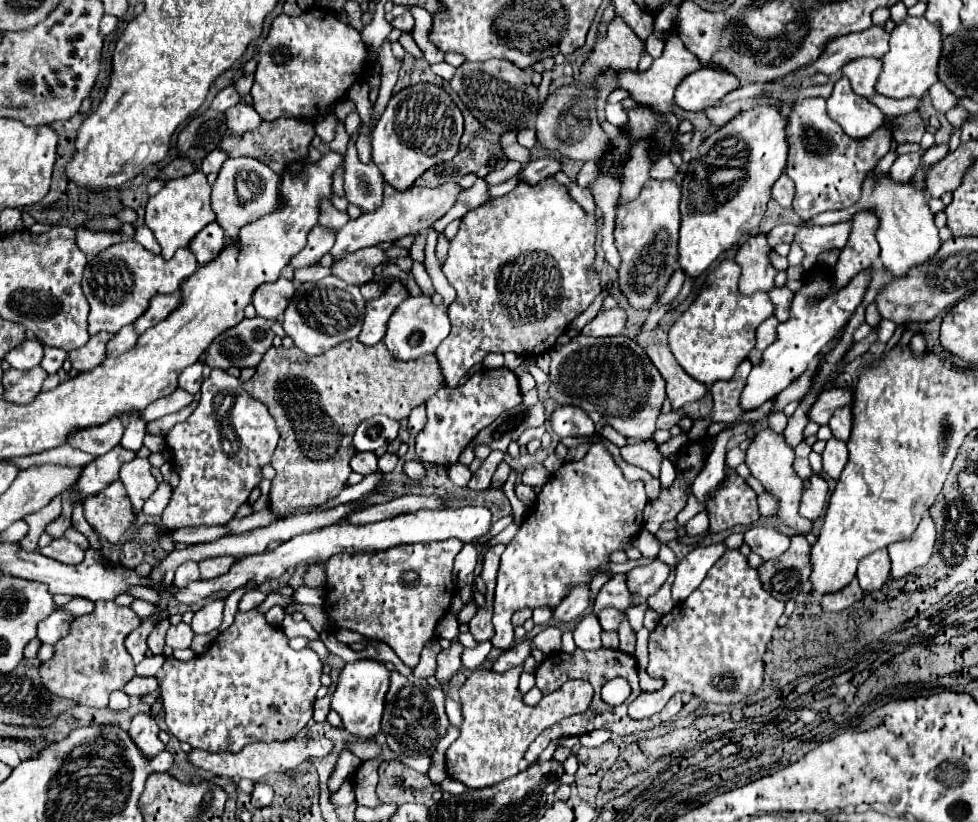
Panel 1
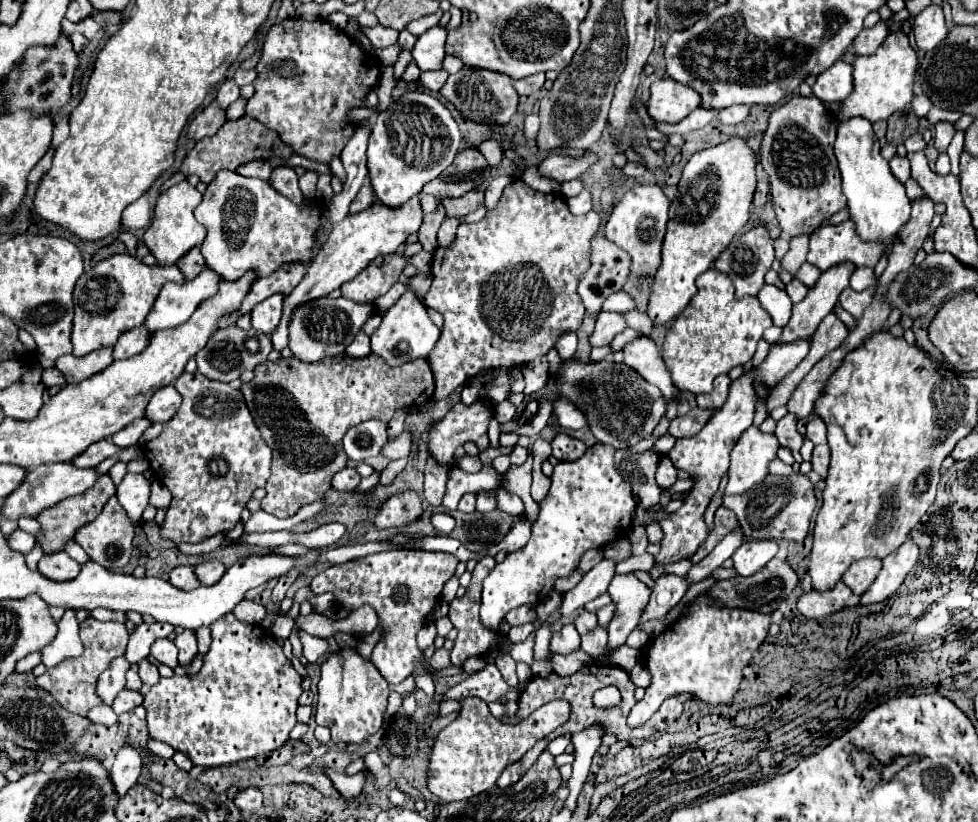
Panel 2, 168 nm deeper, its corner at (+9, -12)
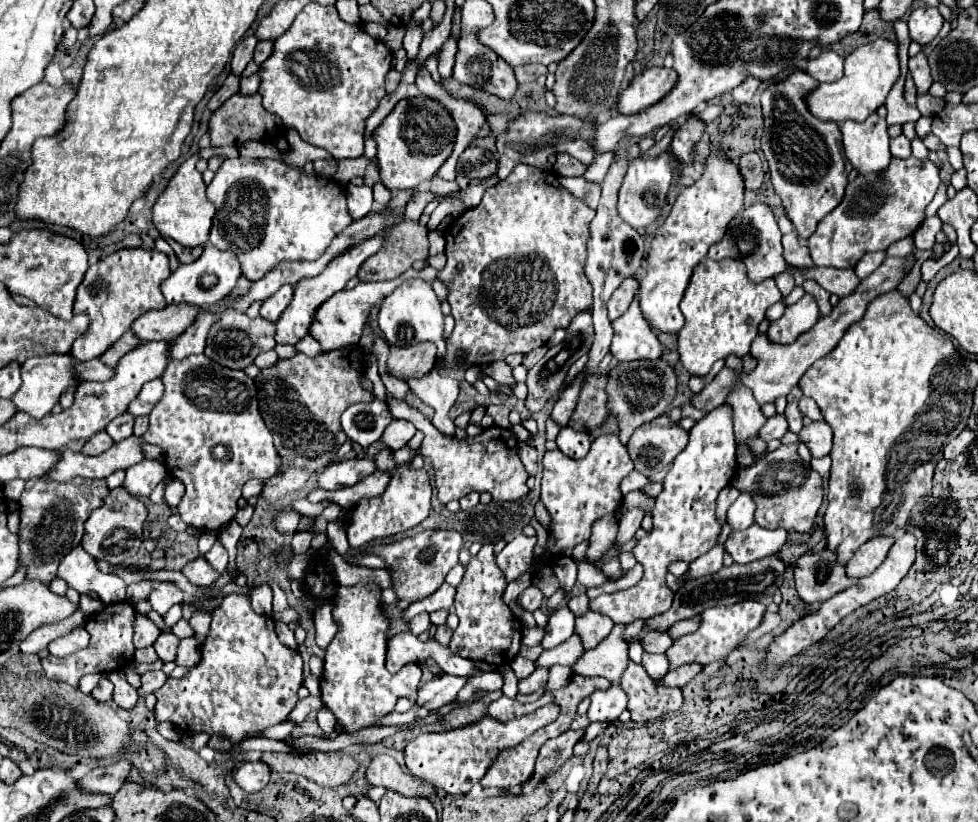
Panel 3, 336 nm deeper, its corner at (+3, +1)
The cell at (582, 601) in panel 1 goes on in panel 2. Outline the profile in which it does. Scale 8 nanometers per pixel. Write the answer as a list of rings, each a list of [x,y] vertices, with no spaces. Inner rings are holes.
[[[602,559],[598,565],[594,565],[584,577],[582,581],[570,589],[568,593],[564,593],[564,603],[562,603],[562,615],[568,617],[572,615],[576,609],[584,607],[588,601],[592,601],[594,597],[602,595],[612,577],[614,577],[614,567],[616,563],[612,559]]]

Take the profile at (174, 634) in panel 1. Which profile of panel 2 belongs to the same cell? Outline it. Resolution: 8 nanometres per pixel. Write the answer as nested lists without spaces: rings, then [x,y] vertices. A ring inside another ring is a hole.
[[[158,639],[158,641],[152,645],[150,655],[152,655],[158,663],[162,663],[162,665],[168,665],[168,667],[172,667],[172,669],[178,667],[178,649],[176,649],[176,645],[174,645],[172,641],[168,641],[168,639]]]

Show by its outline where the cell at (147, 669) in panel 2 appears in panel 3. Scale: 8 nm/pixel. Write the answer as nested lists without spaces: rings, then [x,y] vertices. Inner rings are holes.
[[[162,670],[146,672],[146,674],[142,674],[142,690],[144,690],[146,694],[156,692],[158,688],[162,688],[162,684],[166,682],[166,678],[168,678],[168,676],[166,676]]]

